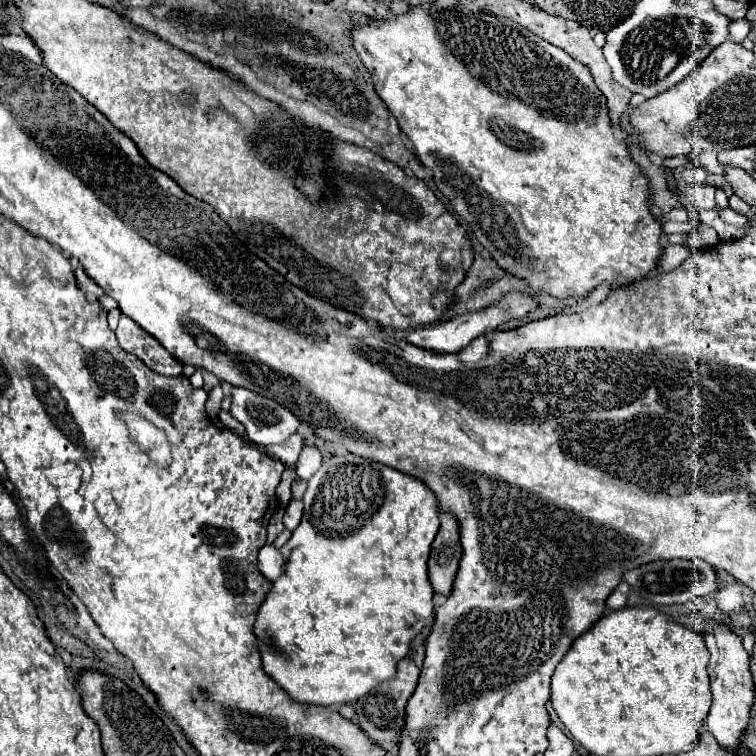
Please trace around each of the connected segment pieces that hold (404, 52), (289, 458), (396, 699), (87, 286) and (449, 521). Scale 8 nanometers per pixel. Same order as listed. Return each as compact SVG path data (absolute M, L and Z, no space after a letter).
M440 1L432 5L410 7L404 15L396 15L394 19L372 17L366 23L358 23L352 27L350 39L354 51L362 59L368 73L372 75L372 83L378 97L396 117L402 133L412 141L420 163L432 169L434 183L438 185L438 189L450 199L454 211L472 227L476 239L490 251L490 255L502 269L526 279L534 291L546 291L558 299L588 295L592 287L598 287L604 281L612 281L612 285L624 287L630 281L648 277L654 271L656 261L662 253L660 247L662 227L656 223L656 219L650 215L648 209L648 199L650 199L648 179L642 175L640 167L630 159L626 143L614 137L608 119L606 99L594 85L590 71L582 63L574 61L568 53L546 43L544 39L536 37L532 31L524 29L522 25L516 25L514 21L490 13L470 11L464 5L442 7Z
M292 435L288 437L288 441L280 443L280 445L274 445L274 447L268 447L268 453L272 453L274 457L278 457L286 467L294 467L296 461L298 461L298 455L300 455L300 449L304 447L304 441L300 435Z
M410 657L402 659L400 665L396 667L396 677L392 681L382 683L380 687L368 691L364 697L360 697L354 705L356 715L358 715L358 723L362 727L362 731L374 741L378 743L382 749L386 749L388 753L396 753L398 747L398 735L404 727L404 709L406 709L406 701L410 699L410 695L416 689L418 683L418 675L420 669L414 665L414 661Z
M80 265L80 267L76 267L76 281L78 281L78 287L86 293L86 295L96 295L96 297L102 297L104 295L104 291L86 275L86 271L84 271L84 267Z
M440 511L440 531L432 543L428 559L428 579L434 587L434 593L448 595L452 591L452 581L456 577L460 557L462 547L458 521L452 515Z

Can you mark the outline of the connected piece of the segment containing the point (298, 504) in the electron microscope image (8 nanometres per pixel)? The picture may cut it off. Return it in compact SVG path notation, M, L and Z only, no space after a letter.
M290 501L290 503L286 505L284 519L282 519L286 529L294 531L294 529L298 527L298 523L300 523L300 519L302 519L302 507L304 507L304 503L302 503L302 501Z

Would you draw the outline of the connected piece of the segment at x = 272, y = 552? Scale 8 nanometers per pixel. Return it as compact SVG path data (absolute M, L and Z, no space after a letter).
M264 545L258 555L258 569L268 581L276 581L282 575L284 557L274 545Z

